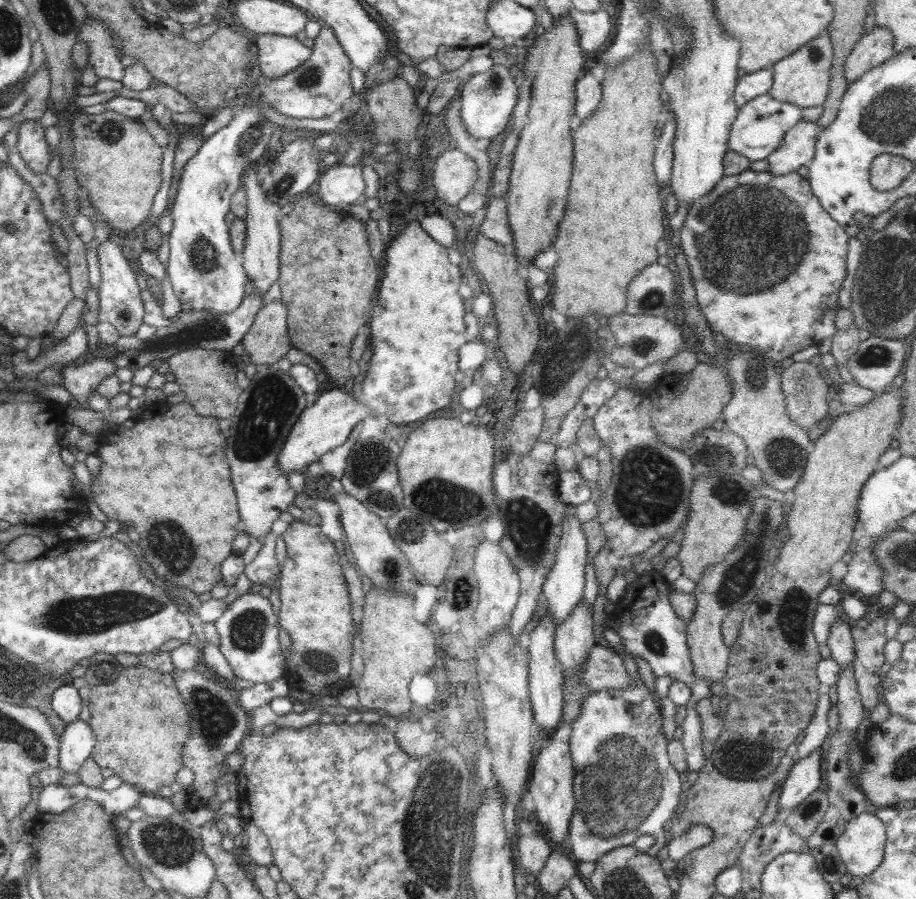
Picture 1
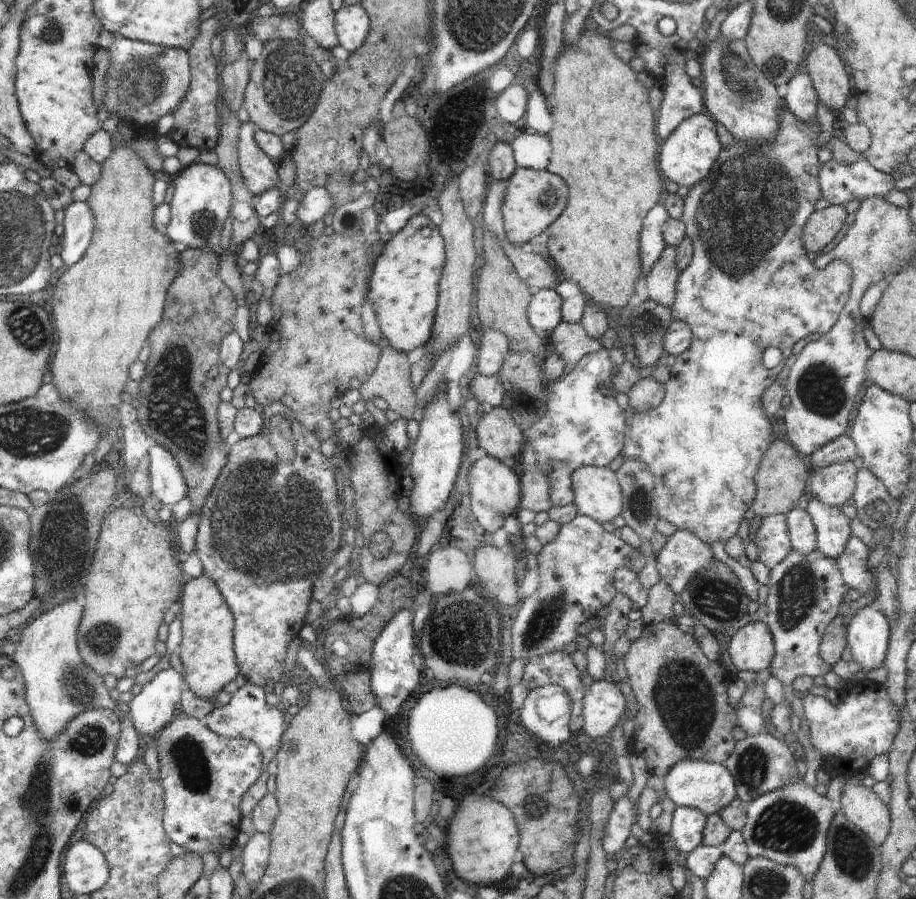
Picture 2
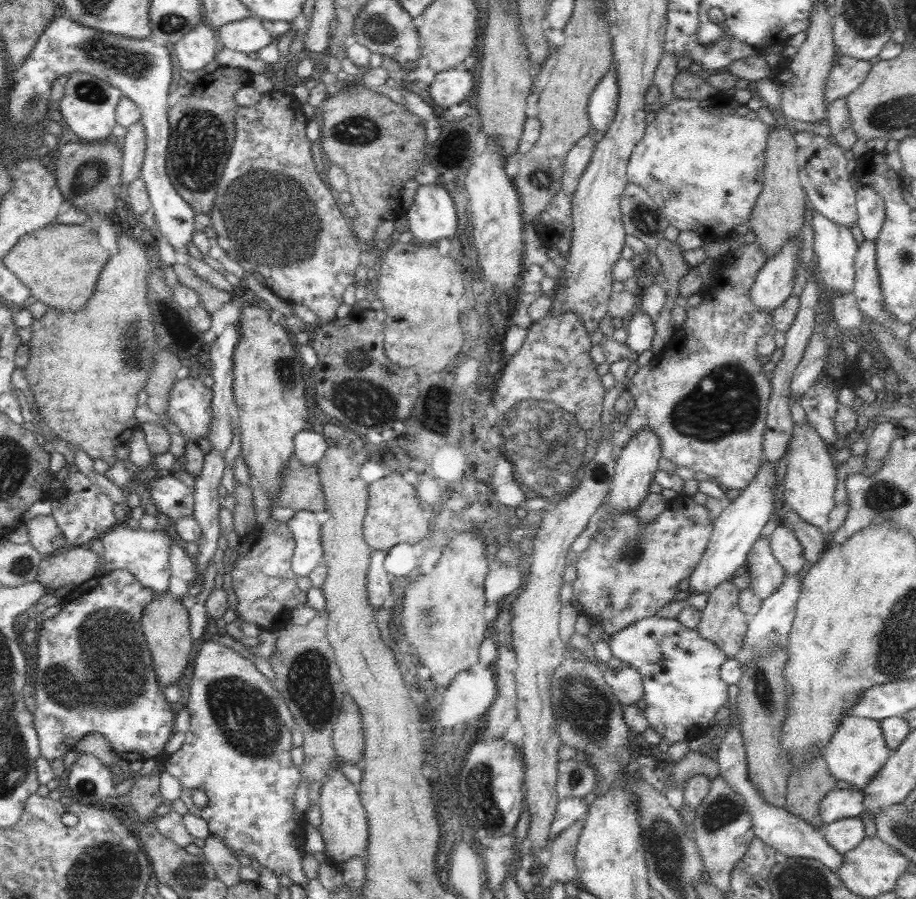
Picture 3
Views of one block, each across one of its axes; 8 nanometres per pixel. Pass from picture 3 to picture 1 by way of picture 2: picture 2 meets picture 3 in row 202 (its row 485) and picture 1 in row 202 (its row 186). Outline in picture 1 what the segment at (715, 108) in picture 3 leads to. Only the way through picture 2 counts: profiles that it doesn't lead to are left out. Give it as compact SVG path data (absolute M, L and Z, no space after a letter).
M748 168L744 174L724 175L710 192L692 201L686 219L680 229L680 240L688 262L689 273L695 288L695 295L700 312L713 333L720 333L728 341L737 346L757 347L768 354L773 363L778 363L834 334L834 318L839 306L838 295L847 275L847 252L849 236L822 208L820 201L814 196L809 180L794 171L785 175L773 175L768 171L752 171Z

